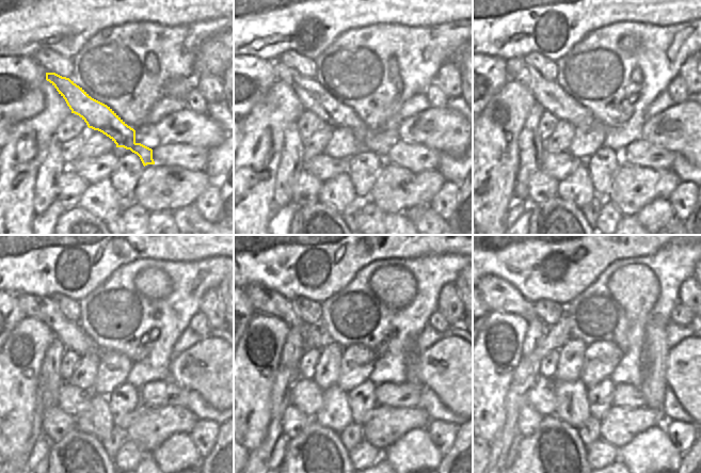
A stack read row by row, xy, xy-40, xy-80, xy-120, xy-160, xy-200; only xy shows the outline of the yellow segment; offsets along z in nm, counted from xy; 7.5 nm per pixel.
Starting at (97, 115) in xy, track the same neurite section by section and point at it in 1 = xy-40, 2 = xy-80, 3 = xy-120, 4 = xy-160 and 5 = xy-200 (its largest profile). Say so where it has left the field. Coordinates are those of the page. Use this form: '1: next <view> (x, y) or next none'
1: next xy-40 (315, 99)
2: next xy-80 (548, 94)
3: next xy-120 (44, 309)
4: next xy-160 (265, 300)
5: next xy-200 (498, 295)

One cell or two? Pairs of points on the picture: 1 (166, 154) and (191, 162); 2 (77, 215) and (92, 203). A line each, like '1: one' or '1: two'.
1: one
2: two

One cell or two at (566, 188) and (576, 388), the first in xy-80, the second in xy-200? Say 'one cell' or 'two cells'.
one cell

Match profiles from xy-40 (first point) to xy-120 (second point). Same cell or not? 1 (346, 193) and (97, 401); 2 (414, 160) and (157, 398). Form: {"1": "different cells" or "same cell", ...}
{"1": "same cell", "2": "same cell"}

